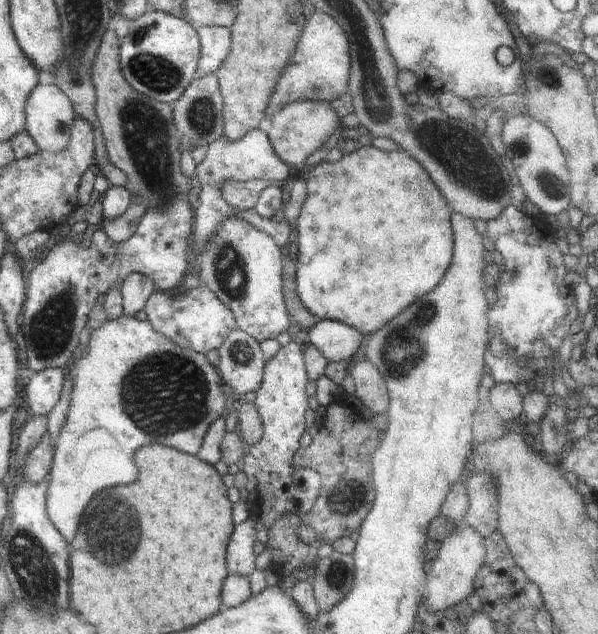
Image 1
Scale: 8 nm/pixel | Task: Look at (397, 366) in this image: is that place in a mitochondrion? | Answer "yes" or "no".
yes

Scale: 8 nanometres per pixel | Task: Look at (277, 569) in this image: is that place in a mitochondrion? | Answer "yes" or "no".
no

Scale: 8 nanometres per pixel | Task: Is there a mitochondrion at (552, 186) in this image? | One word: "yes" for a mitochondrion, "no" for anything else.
yes

